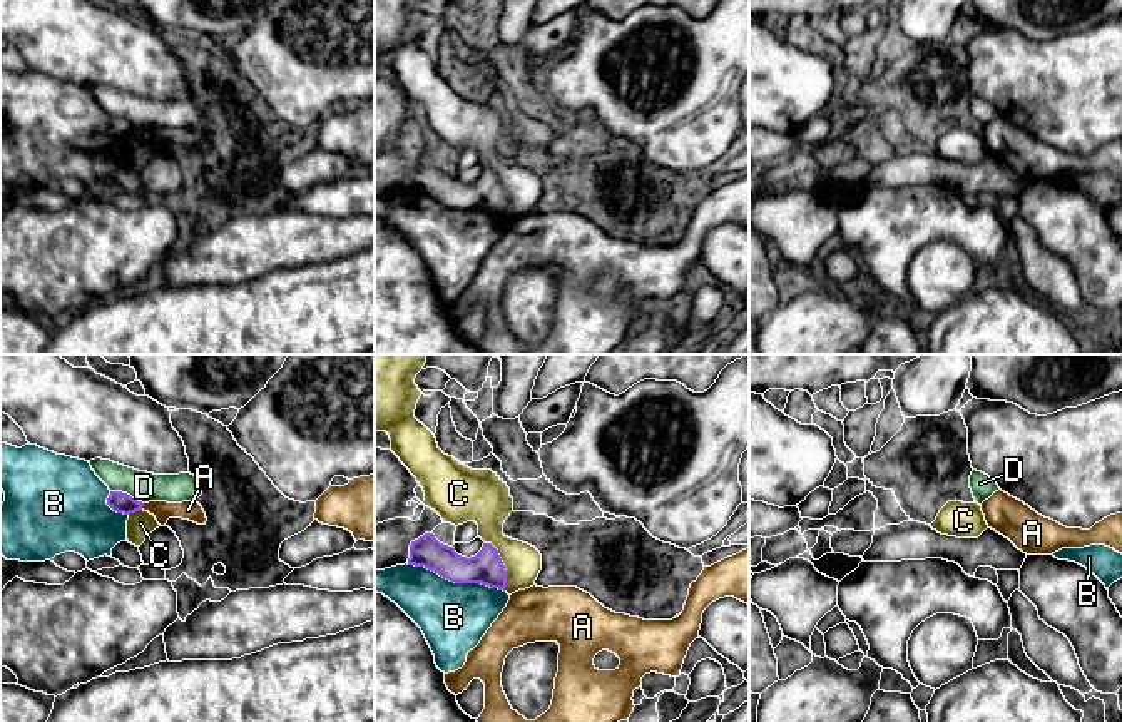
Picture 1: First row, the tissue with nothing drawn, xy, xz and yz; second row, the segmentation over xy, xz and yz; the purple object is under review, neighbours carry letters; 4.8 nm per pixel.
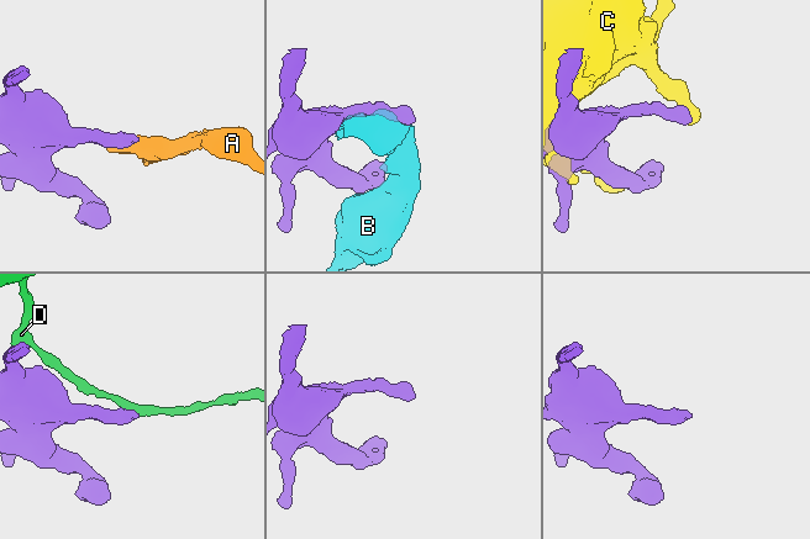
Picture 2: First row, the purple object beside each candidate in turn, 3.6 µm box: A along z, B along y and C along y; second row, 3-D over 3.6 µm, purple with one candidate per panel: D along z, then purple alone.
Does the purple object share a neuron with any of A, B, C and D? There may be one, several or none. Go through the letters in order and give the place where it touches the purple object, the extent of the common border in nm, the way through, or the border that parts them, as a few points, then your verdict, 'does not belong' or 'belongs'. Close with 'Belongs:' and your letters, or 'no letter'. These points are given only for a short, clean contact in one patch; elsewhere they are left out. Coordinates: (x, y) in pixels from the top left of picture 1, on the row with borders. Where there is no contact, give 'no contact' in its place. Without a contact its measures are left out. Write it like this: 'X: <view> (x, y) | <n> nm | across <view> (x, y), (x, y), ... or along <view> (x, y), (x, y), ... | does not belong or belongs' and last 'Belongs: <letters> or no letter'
A: xy (142, 505) | 40 nm | along xy (144, 503), (141, 508) | does not belong
B: xz (455, 582) | 500 nm | does not belong
C: xz (504, 565) | 260 nm | does not belong
D: xy (126, 493) | 170 nm | does not belong
Belongs: no letter

